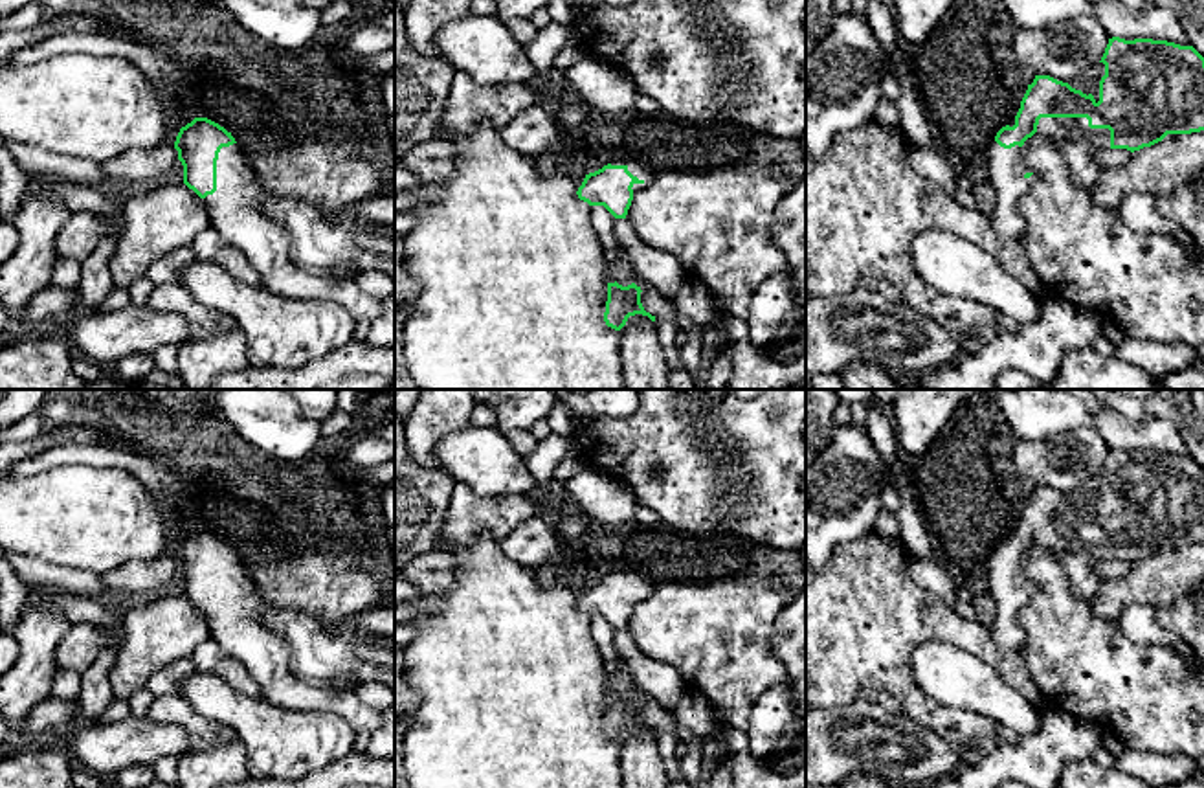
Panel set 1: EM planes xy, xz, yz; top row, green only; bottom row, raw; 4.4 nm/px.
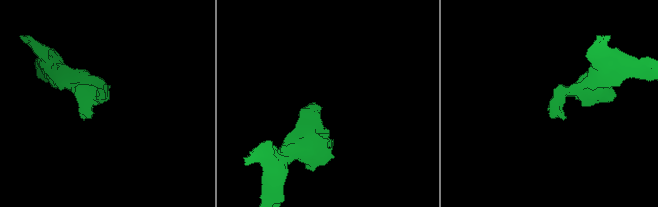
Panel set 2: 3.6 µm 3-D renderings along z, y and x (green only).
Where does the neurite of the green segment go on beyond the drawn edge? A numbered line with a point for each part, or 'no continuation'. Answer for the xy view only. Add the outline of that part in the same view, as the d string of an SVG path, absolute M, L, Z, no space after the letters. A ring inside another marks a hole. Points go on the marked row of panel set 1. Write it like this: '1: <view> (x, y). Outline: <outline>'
1: xy (237, 212). Outline: M242 145L222 147L217 160L217 191L202 200L211 226L248 257L261 274L262 287L284 298L334 301L356 321L376 320L382 299L367 296L358 281L314 276L294 265L288 233L268 215L264 197Z

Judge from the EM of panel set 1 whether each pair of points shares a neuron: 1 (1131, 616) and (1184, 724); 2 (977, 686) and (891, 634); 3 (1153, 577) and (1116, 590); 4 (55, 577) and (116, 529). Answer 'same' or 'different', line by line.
1: different
2: different
3: same
4: different

